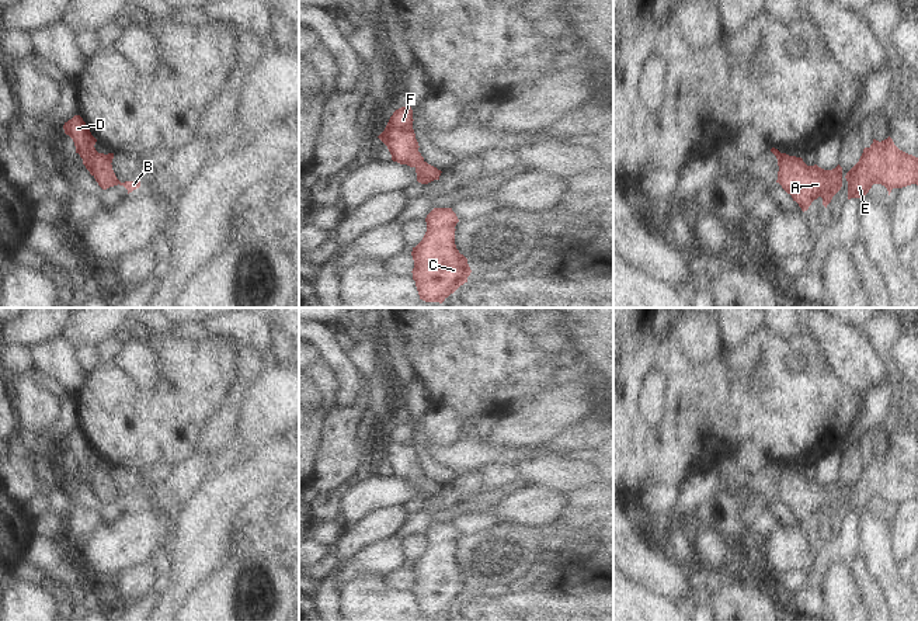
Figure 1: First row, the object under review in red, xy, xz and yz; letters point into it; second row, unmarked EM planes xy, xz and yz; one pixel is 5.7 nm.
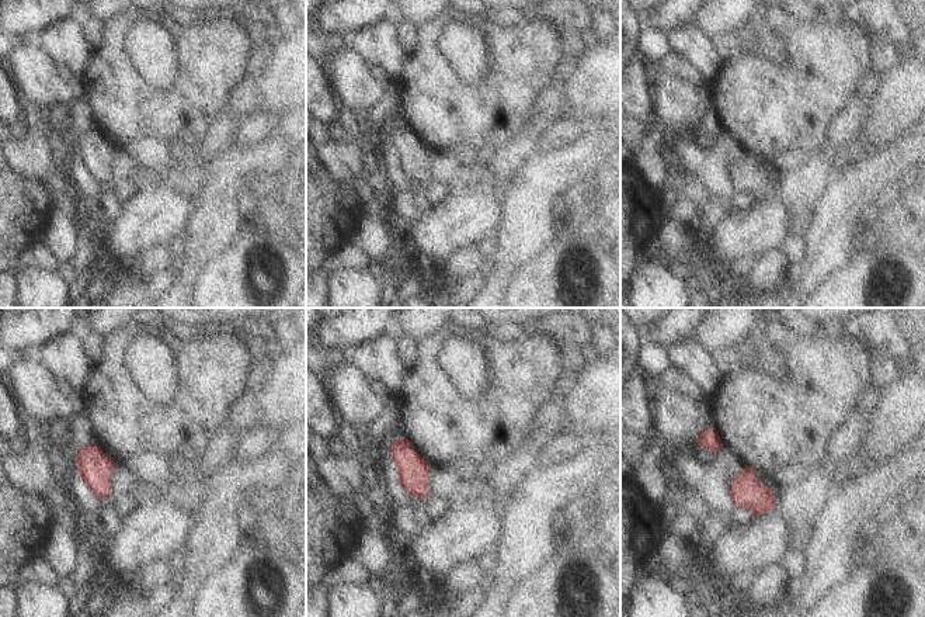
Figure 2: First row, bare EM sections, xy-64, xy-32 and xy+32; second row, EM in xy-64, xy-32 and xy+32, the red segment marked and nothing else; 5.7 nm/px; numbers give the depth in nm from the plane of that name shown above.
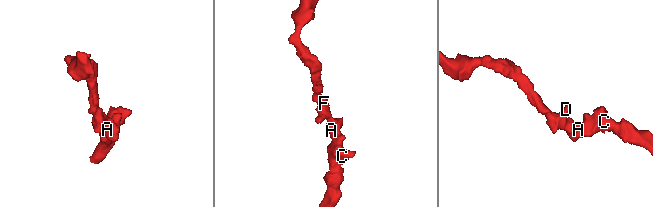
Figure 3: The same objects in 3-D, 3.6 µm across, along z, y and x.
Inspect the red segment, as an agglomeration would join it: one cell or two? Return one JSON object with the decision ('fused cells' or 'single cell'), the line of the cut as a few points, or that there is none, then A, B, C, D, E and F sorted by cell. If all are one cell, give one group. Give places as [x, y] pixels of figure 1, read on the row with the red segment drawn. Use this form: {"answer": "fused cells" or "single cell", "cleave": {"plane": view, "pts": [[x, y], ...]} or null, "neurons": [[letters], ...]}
{"answer": "single cell", "cleave": null, "neurons": [["A", "B", "C", "D", "E", "F"]]}

